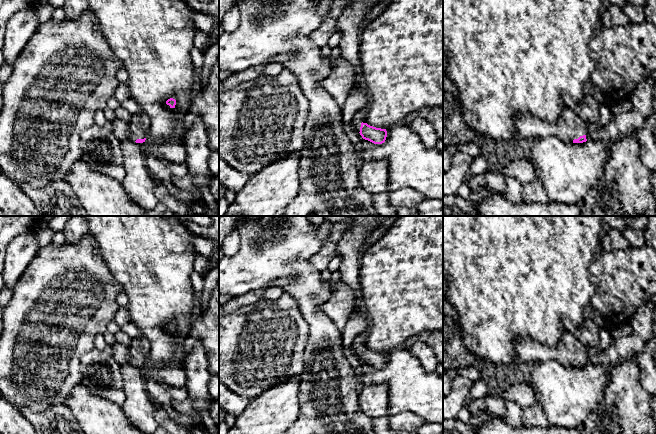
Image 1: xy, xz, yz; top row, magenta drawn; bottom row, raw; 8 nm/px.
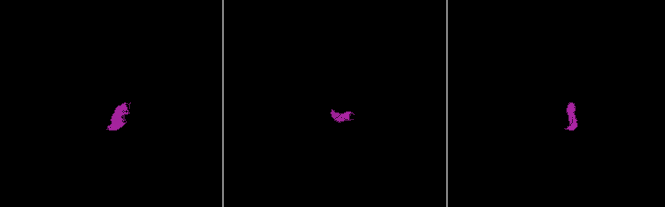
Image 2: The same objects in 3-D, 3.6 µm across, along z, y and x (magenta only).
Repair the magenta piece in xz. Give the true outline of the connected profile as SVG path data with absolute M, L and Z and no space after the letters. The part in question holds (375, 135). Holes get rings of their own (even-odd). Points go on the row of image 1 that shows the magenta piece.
M365 107L355 114L352 120L352 126L360 133L363 139L374 144L382 144L387 137L386 129L376 128L366 123L366 115L368 108Z

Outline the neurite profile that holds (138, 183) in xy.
M180 132L161 144L136 143L126 139L121 142L121 150L125 170L121 185L129 197L148 212L159 202L155 194L156 184L147 163L148 156L156 156L168 164L185 162L187 150L184 137Z

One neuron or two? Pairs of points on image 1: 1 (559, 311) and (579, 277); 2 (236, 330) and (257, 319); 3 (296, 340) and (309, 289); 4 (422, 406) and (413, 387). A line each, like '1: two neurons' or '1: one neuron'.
1: one neuron
2: one neuron
3: two neurons
4: one neuron

